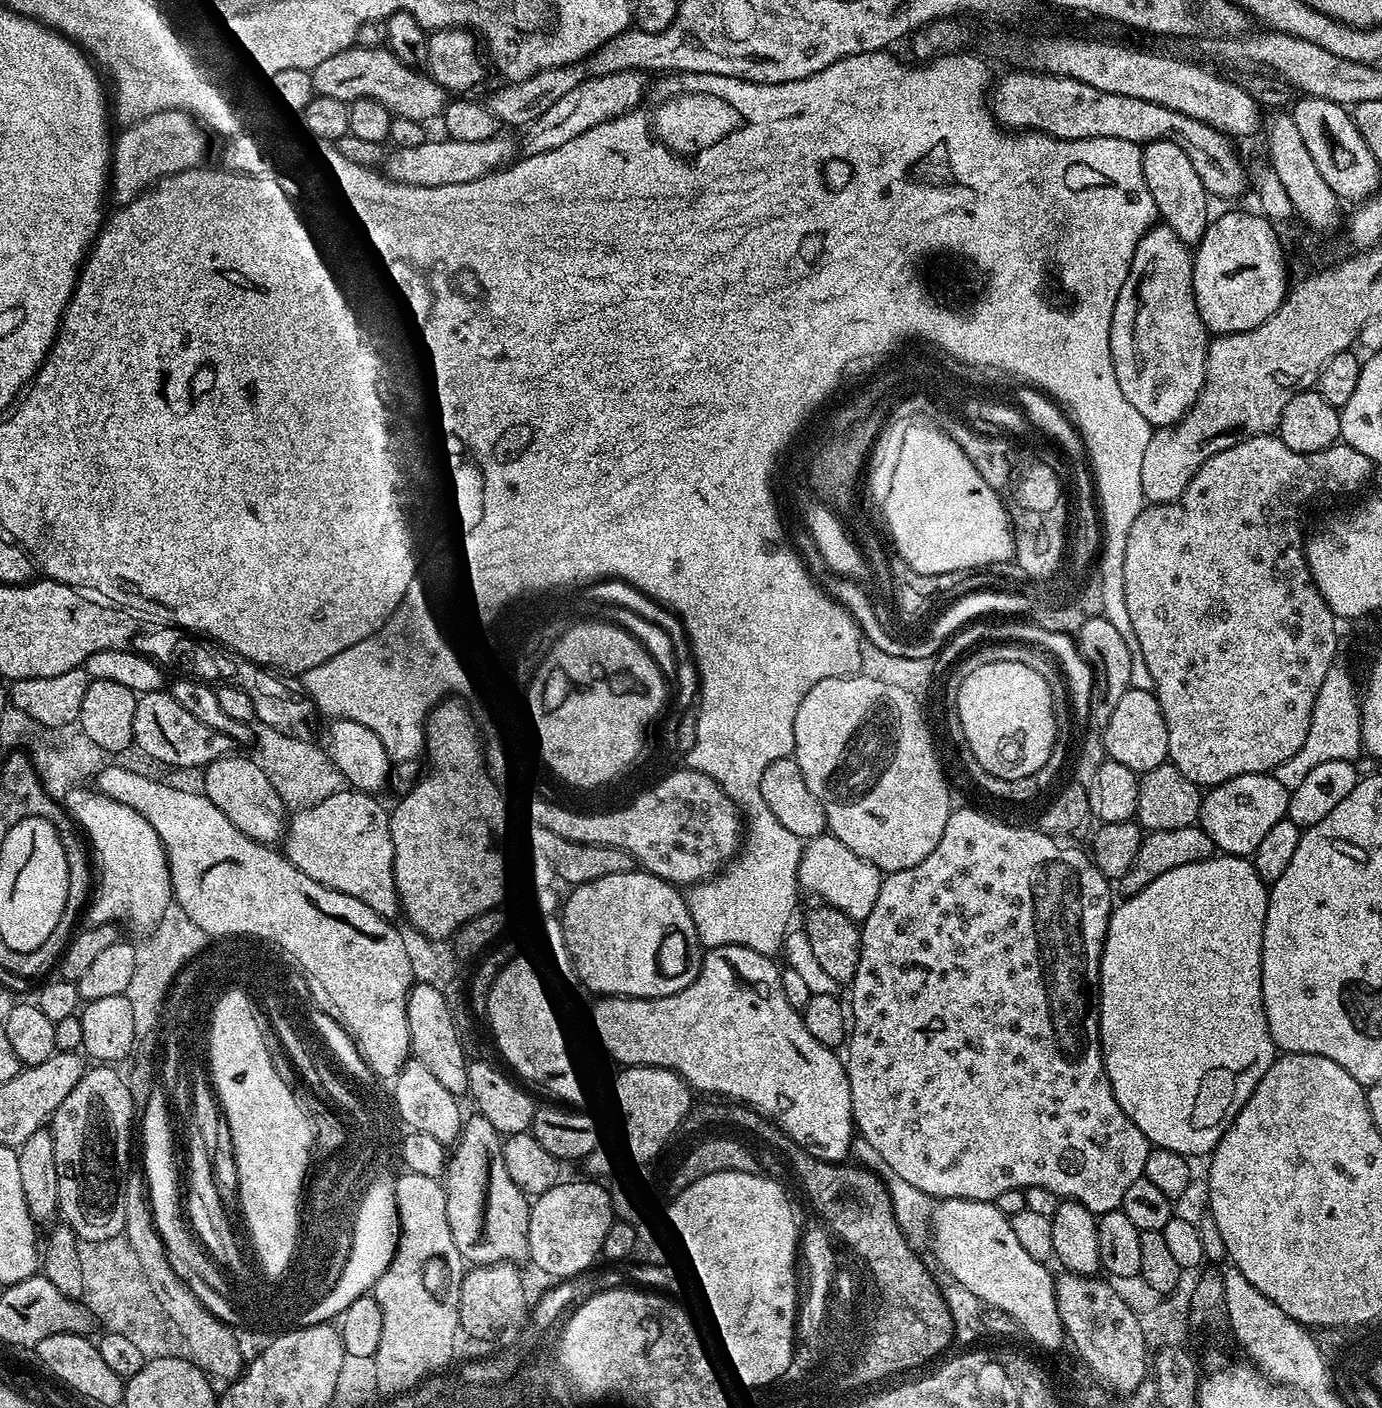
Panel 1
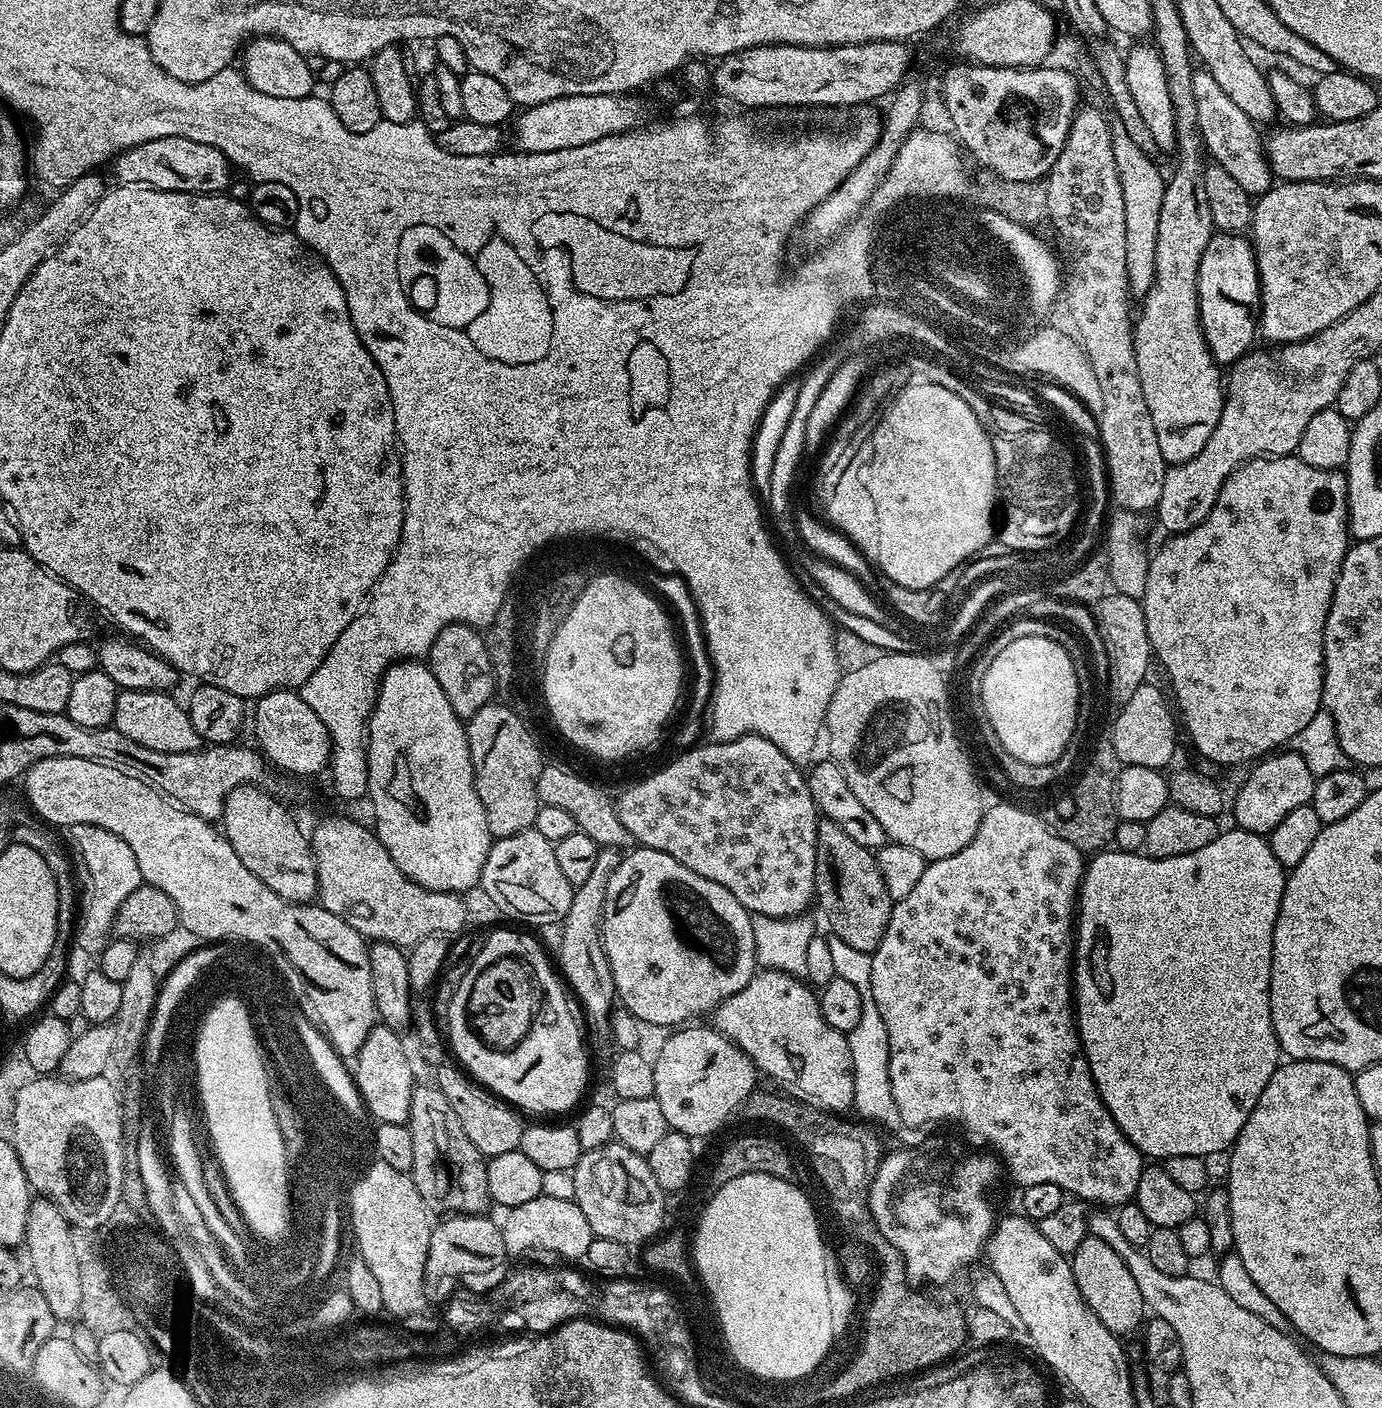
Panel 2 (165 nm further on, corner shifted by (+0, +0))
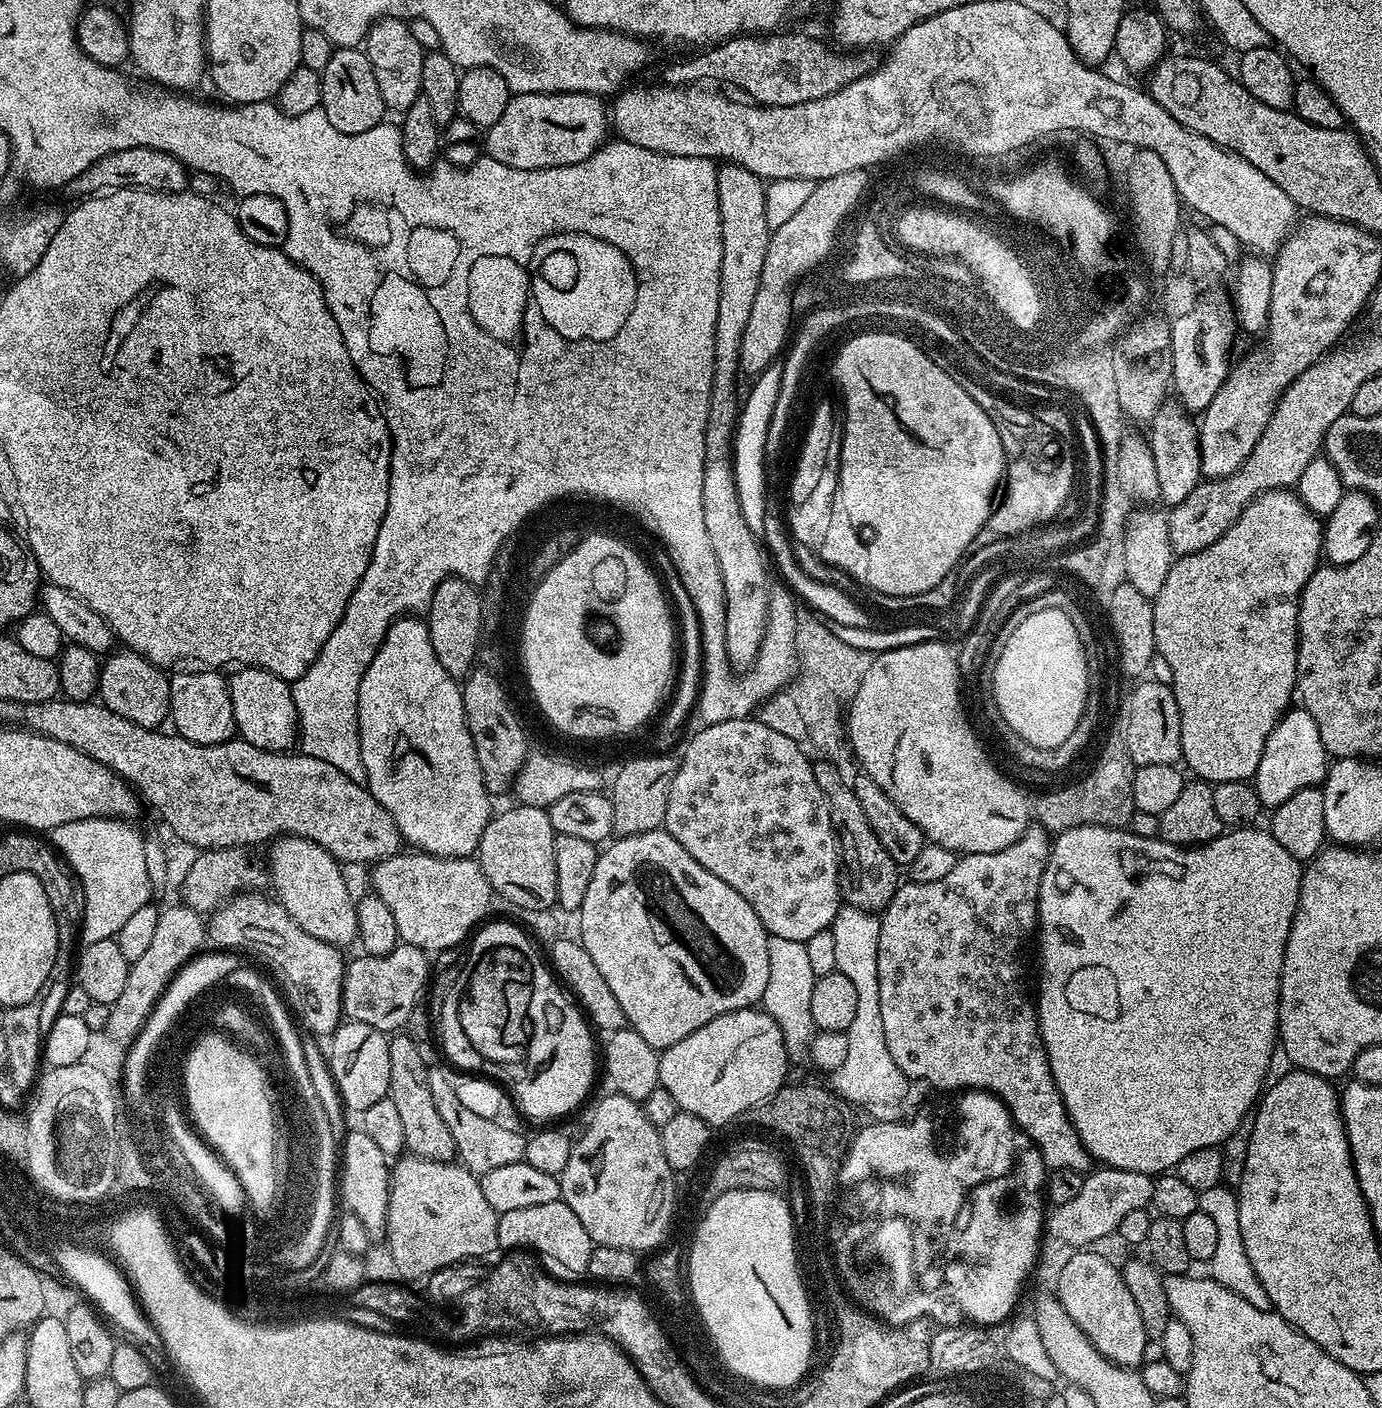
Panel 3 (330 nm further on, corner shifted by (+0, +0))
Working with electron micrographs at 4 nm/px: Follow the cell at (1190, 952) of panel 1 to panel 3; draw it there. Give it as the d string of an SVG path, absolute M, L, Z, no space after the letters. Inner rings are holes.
M1082 825L1074 829L1068 829L1059 833L1051 841L1048 853L1048 865L1042 874L1042 882L1038 890L1038 910L1040 919L1038 921L1038 940L1040 936L1040 1000L1038 996L1038 1015L1040 1017L1040 1037L1044 1043L1044 1049L1050 1062L1050 1070L1058 1090L1064 1099L1064 1105L1068 1111L1072 1124L1076 1127L1076 1133L1080 1135L1080 1140L1086 1146L1088 1155L1093 1161L1110 1168L1121 1168L1122 1170L1138 1170L1149 1174L1164 1174L1175 1169L1186 1154L1194 1154L1194 1150L1203 1148L1214 1148L1223 1145L1224 1141L1234 1134L1240 1123L1248 1113L1257 1107L1262 1093L1266 1088L1267 1067L1270 1066L1270 1056L1278 1043L1278 1006L1280 1005L1280 979L1282 978L1282 966L1284 965L1284 951L1286 942L1290 934L1292 919L1298 906L1300 897L1300 883L1304 877L1304 868L1301 861L1290 854L1290 850L1284 849L1271 831L1260 829L1260 826L1250 828L1233 828L1225 831L1216 840L1210 841L1203 846L1181 846L1178 844L1168 844L1157 837L1142 838L1138 834L1129 832L1123 827L1107 828L1104 825Z

